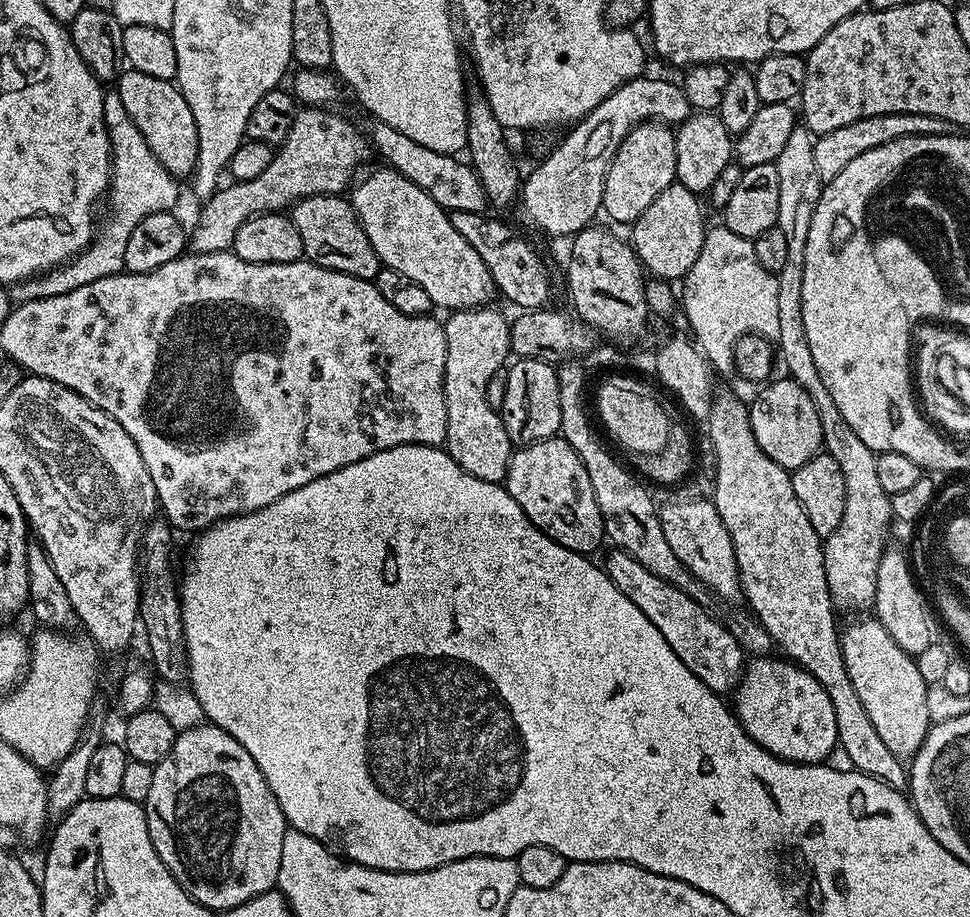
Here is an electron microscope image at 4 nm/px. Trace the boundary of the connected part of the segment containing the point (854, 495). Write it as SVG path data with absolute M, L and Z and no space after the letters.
M797 126L790 133L786 141L786 147L776 159L778 170L778 218L776 227L786 238L786 262L782 270L776 273L778 282L778 356L788 367L787 375L797 380L803 389L814 398L818 418L822 422L822 434L824 442L823 451L834 458L842 466L842 478L846 478L846 511L842 513L842 522L838 522L838 530L830 534L824 541L824 569L826 570L826 582L832 595L832 603L837 609L849 608L856 612L859 608L871 609L876 602L876 583L878 582L878 562L886 551L888 540L888 523L893 523L892 501L882 490L878 482L878 466L876 465L876 453L854 434L854 430L842 418L842 410L834 406L834 398L826 390L822 378L818 374L818 366L814 366L814 354L810 354L810 342L806 342L806 326L802 322L802 270L806 270L806 238L810 234L810 218L814 218L816 203L820 197L822 181L818 178L817 163L814 162L814 146L816 141L811 132L803 126Z

